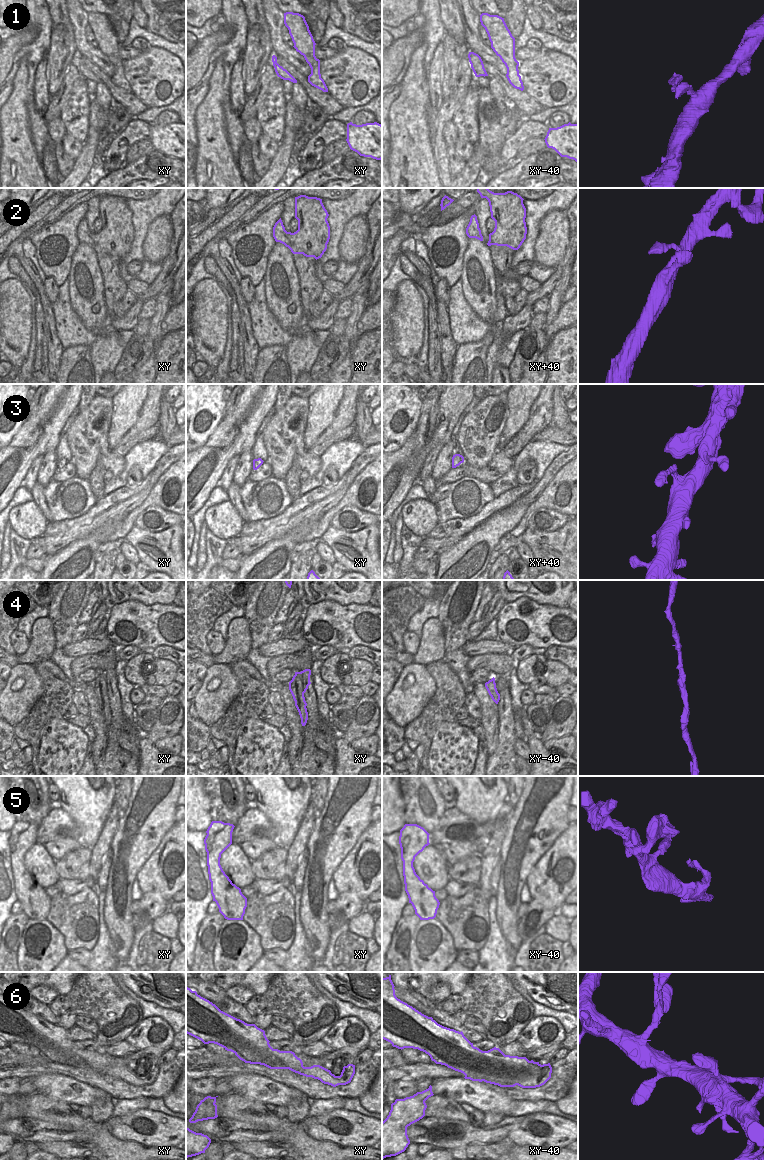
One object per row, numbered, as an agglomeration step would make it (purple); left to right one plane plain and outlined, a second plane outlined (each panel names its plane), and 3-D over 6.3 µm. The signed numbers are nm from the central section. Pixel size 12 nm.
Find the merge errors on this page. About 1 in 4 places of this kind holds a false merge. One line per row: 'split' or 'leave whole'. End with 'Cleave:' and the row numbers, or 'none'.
1: leave whole
2: leave whole
3: leave whole
4: leave whole
5: leave whole
6: leave whole
Cleave: none

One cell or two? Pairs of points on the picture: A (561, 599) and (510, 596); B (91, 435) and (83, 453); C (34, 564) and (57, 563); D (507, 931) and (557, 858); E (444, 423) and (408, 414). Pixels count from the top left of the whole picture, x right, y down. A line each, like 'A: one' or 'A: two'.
A: one
B: one
C: two
D: two
E: two

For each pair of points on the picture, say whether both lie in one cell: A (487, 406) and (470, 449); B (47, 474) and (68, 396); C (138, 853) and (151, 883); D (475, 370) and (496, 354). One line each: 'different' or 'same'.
A: same
B: different
C: different
D: different

